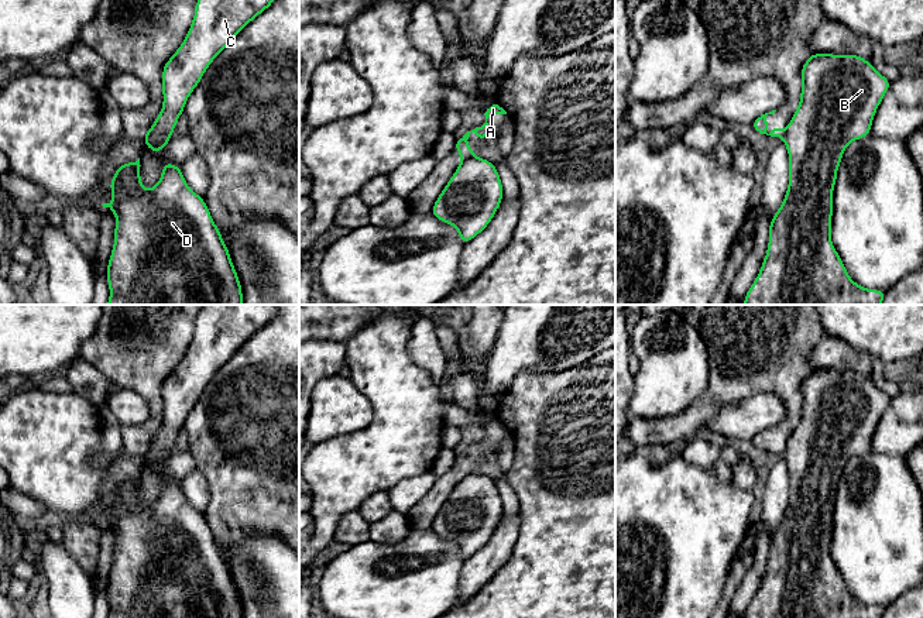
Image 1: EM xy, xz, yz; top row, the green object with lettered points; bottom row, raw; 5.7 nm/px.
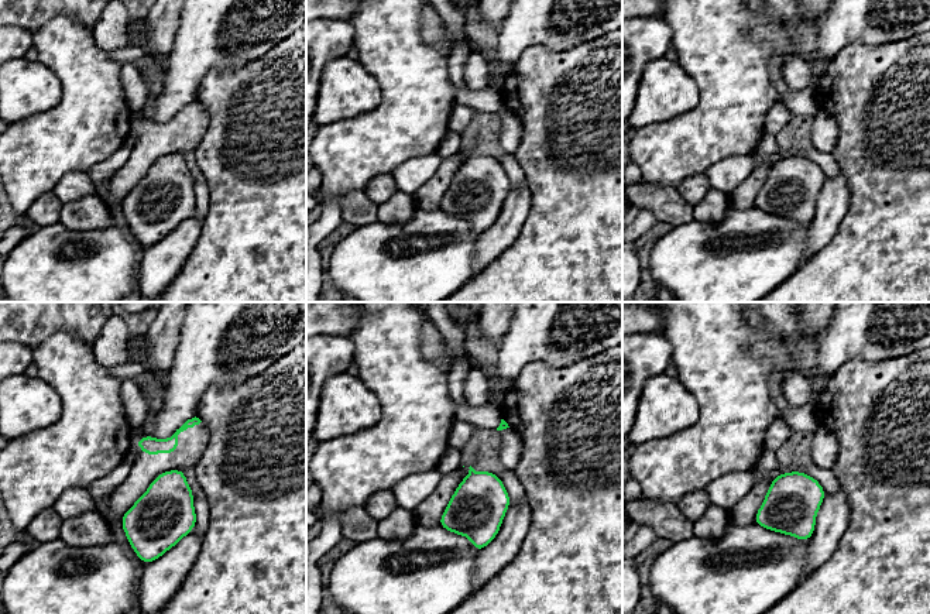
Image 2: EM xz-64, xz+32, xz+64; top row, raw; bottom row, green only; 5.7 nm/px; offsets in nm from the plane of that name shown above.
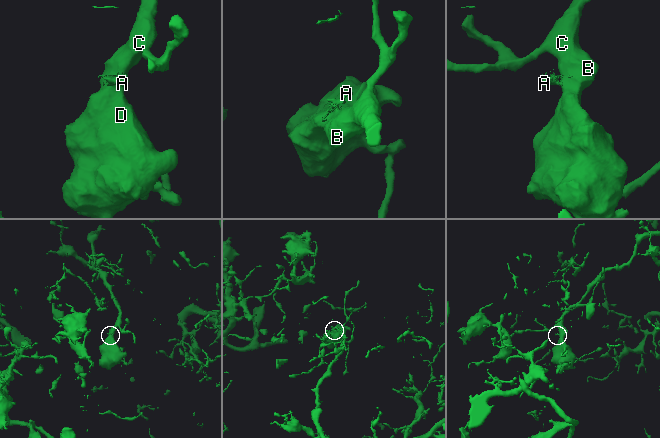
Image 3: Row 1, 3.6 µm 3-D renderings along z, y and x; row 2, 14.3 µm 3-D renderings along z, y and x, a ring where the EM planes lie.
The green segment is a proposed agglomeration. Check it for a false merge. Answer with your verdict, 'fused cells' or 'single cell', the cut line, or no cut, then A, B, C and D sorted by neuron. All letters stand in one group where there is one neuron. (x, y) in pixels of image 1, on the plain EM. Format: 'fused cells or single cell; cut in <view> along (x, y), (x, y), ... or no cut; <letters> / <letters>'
fused cells; cut in xz along (473, 471), (462, 479); A / B C D

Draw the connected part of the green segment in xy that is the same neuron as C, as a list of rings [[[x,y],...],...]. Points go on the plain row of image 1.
[[[275,305],[202,306],[185,356],[162,384],[162,426],[141,460],[162,467],[209,381],[275,315]]]

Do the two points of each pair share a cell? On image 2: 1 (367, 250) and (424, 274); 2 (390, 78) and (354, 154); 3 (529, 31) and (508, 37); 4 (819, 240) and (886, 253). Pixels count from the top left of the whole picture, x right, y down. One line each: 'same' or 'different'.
1: same
2: same
3: same
4: different

